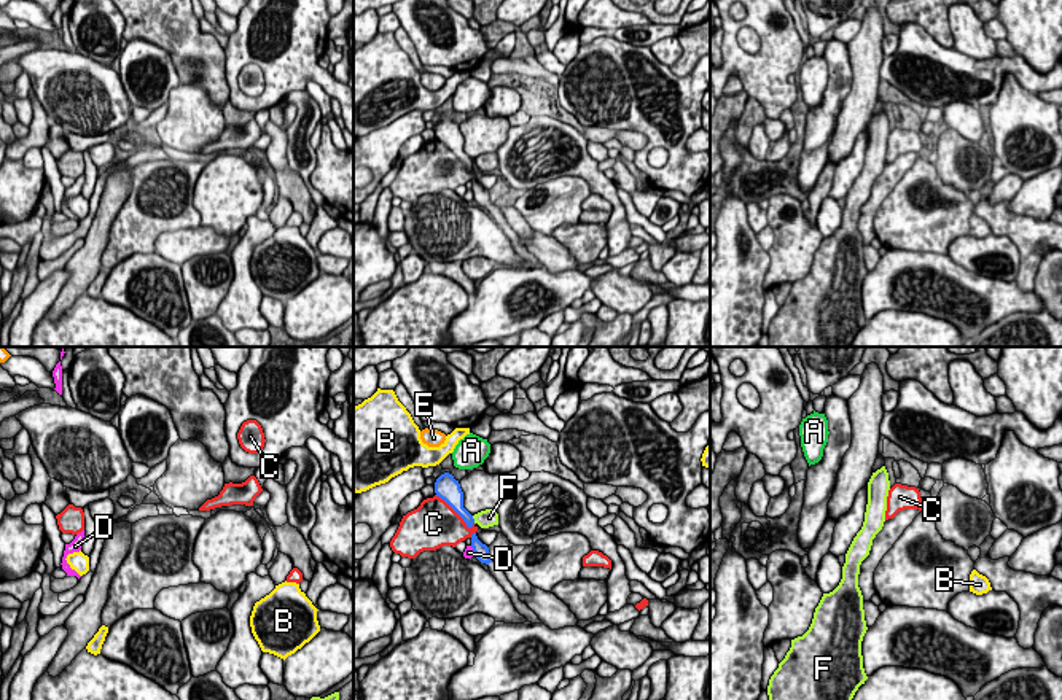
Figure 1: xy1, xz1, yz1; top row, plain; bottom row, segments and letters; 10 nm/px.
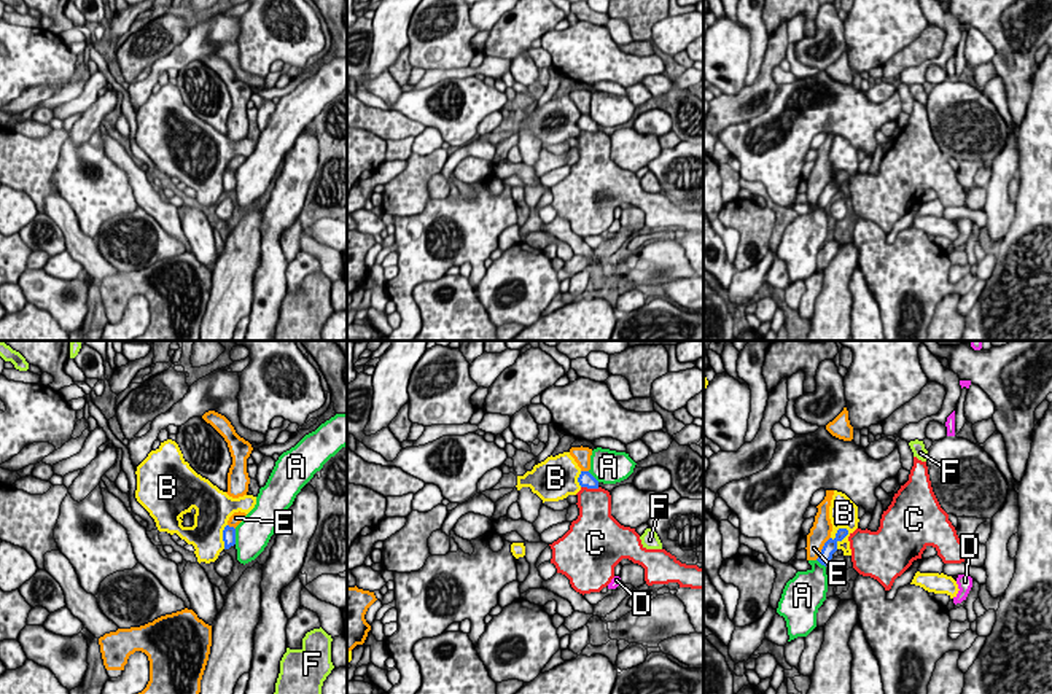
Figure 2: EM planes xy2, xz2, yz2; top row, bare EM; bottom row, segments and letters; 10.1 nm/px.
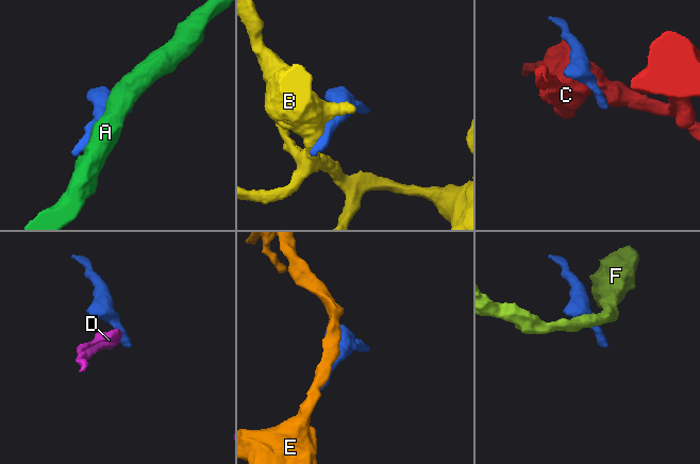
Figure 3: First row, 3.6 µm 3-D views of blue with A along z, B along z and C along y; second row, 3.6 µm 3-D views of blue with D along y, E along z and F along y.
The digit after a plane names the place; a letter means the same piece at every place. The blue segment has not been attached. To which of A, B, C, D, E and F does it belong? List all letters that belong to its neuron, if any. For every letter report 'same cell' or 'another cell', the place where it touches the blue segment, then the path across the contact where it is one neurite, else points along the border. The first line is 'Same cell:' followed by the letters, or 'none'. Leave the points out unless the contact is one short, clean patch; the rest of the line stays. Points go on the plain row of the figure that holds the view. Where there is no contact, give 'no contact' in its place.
Same cell: none
A: another cell | xy2 (234, 180)
B: another cell | yz2 (842, 182) | along yz2 (845, 171), (847, 177), (836, 191)
C: another cell | xz1 (456, 155)
D: another cell | xz1 (473, 194) | along xz1 (470, 190), (475, 198)
E: another cell | yz2 (823, 191)
F: another cell | xz1 (473, 163)

